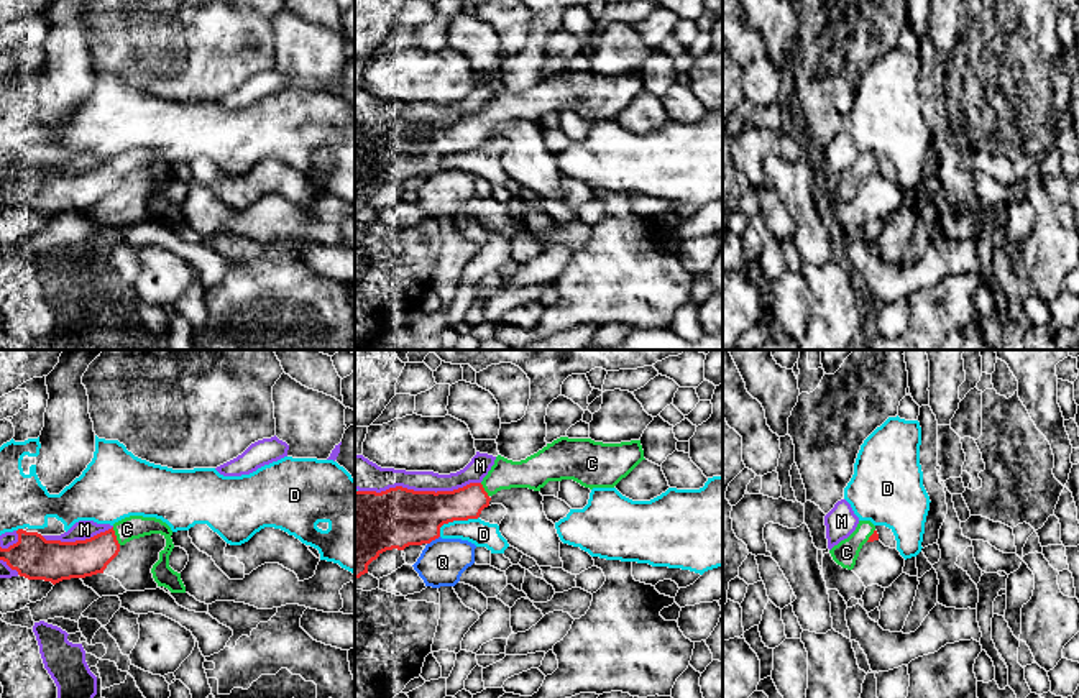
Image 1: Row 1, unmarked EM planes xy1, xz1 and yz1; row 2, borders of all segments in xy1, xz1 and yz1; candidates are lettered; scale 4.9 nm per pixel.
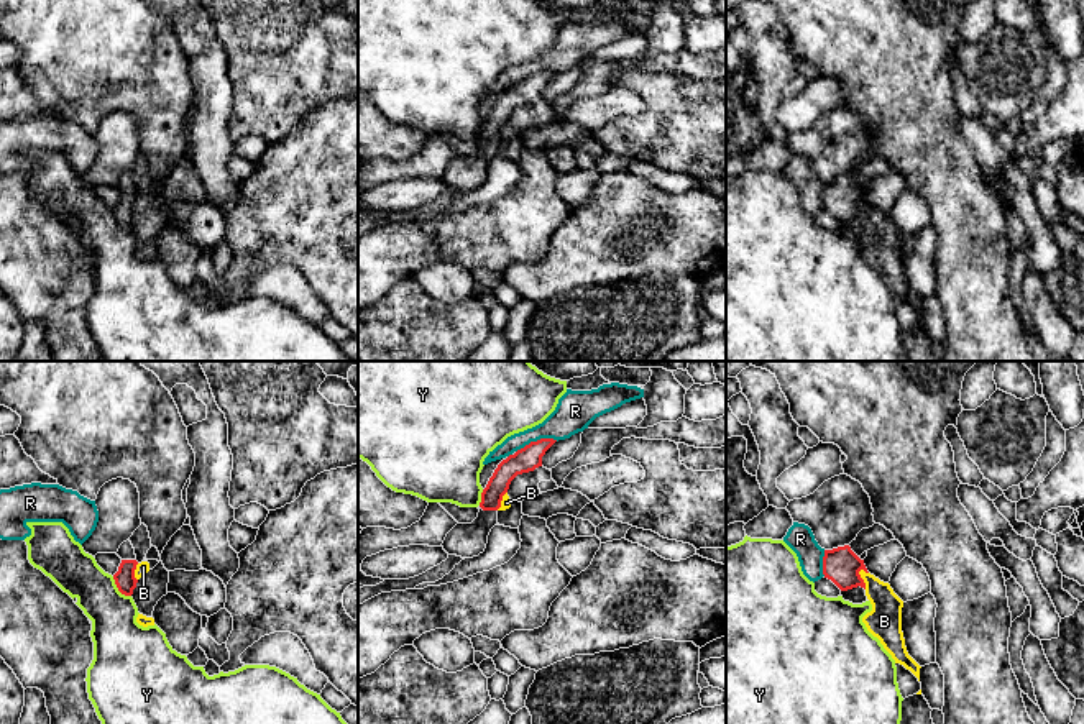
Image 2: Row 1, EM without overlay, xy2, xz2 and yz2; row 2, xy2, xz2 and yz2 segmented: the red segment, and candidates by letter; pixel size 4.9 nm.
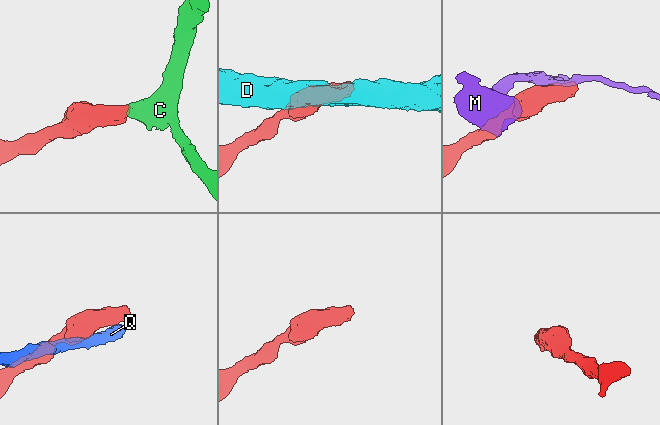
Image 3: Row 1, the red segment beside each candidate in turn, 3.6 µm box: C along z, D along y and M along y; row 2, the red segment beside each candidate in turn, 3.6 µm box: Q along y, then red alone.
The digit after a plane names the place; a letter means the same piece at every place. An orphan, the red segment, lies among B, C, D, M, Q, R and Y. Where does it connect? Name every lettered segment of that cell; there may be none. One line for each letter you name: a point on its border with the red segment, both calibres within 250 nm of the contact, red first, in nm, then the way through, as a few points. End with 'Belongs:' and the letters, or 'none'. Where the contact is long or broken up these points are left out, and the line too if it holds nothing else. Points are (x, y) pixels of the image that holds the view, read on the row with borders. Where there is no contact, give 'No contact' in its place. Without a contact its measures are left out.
C: Touches red at xy1 (115, 536). Thickness 180 nm (red) against 120 nm. Path across: xy1 (79, 559), (91, 557), (115, 536), (127, 529)
Belongs: C

